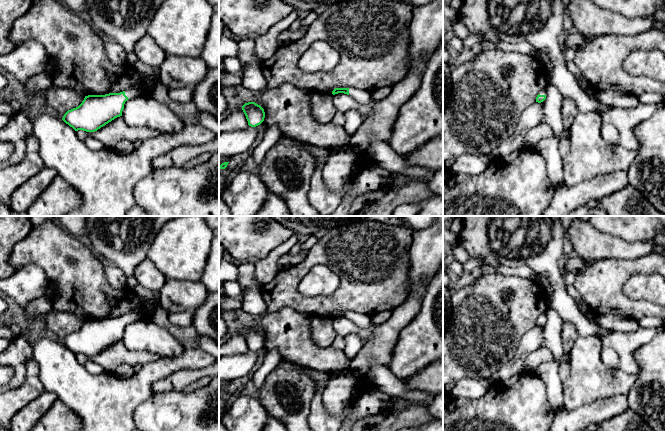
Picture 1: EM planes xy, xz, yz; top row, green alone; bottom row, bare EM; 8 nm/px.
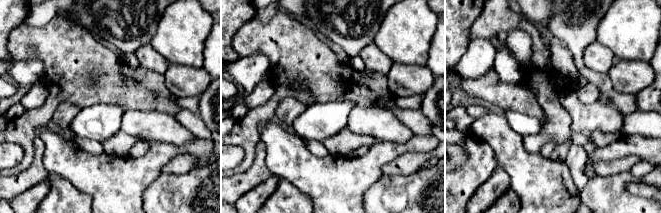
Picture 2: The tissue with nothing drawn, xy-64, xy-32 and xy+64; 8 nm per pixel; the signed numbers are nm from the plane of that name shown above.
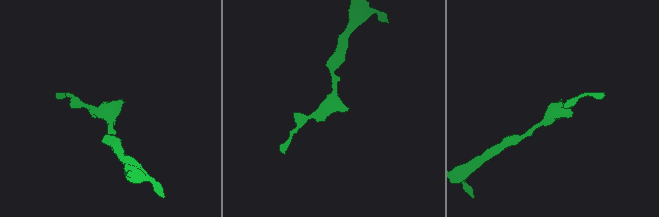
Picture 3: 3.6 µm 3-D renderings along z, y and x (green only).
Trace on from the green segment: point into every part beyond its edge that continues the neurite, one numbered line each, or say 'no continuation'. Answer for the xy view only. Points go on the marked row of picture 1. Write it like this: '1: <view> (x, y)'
1: xy (131, 93)

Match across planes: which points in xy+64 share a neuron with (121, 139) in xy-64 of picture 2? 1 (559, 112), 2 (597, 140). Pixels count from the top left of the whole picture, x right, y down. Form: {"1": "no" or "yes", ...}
{"1": "yes", "2": "yes"}

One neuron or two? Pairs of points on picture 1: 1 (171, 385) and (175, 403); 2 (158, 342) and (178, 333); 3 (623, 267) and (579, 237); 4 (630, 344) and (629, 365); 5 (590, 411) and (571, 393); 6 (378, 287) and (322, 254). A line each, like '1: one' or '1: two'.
1: two
2: two
3: two
4: one
5: two
6: one

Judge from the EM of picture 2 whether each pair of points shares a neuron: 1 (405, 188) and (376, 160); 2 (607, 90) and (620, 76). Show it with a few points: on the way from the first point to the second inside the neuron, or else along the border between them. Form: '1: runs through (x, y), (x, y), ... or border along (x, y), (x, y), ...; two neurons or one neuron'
1: border along (383, 175), (366, 191); two neurons
2: border along (607, 73), (612, 86), (617, 91), (634, 93); two neurons

